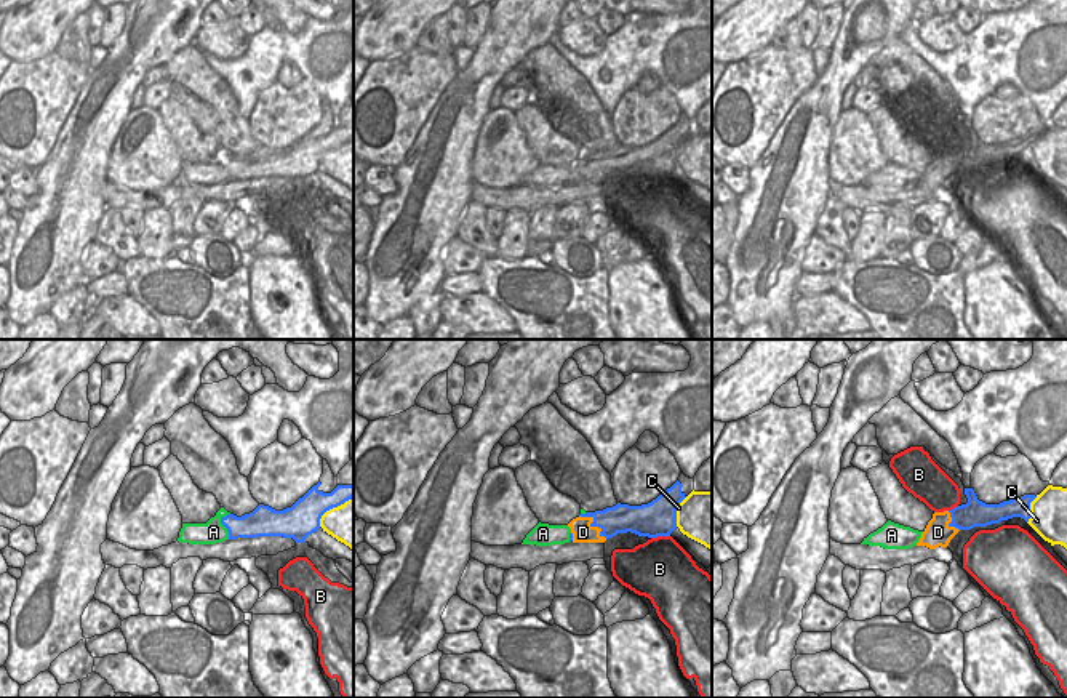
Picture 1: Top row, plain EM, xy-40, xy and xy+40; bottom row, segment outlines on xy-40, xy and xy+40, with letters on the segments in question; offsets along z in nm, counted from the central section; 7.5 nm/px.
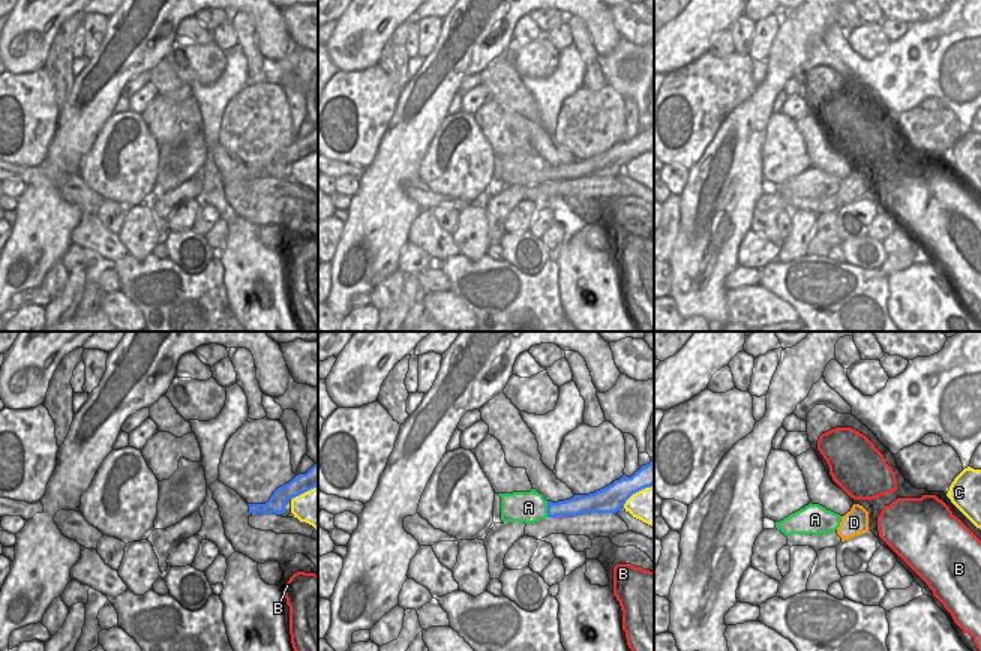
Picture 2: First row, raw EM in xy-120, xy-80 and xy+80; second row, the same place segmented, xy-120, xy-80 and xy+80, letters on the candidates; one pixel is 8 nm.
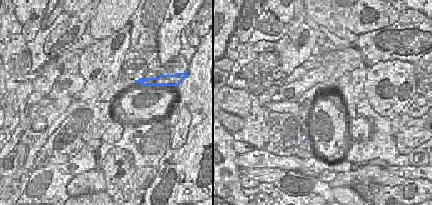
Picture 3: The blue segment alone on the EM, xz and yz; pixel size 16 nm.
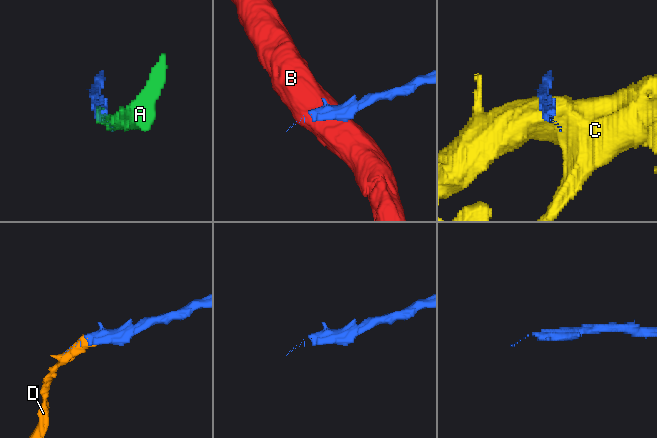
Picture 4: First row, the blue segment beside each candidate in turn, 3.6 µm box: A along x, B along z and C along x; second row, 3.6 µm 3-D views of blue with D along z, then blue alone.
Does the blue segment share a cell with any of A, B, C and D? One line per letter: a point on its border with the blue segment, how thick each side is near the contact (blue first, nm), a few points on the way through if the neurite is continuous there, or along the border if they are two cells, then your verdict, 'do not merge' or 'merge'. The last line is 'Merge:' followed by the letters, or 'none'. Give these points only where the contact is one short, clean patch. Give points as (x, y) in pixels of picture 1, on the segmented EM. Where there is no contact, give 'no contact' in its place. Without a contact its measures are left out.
A: xy-40 (223, 524) | 190/170 nm | merge
B: xy (659, 535) | 260/440 nm | do not merge
C: xy (675, 511) | 260/400 nm | do not merge
D: xy (592, 525) | 220/150 nm | do not merge
Merge: A

